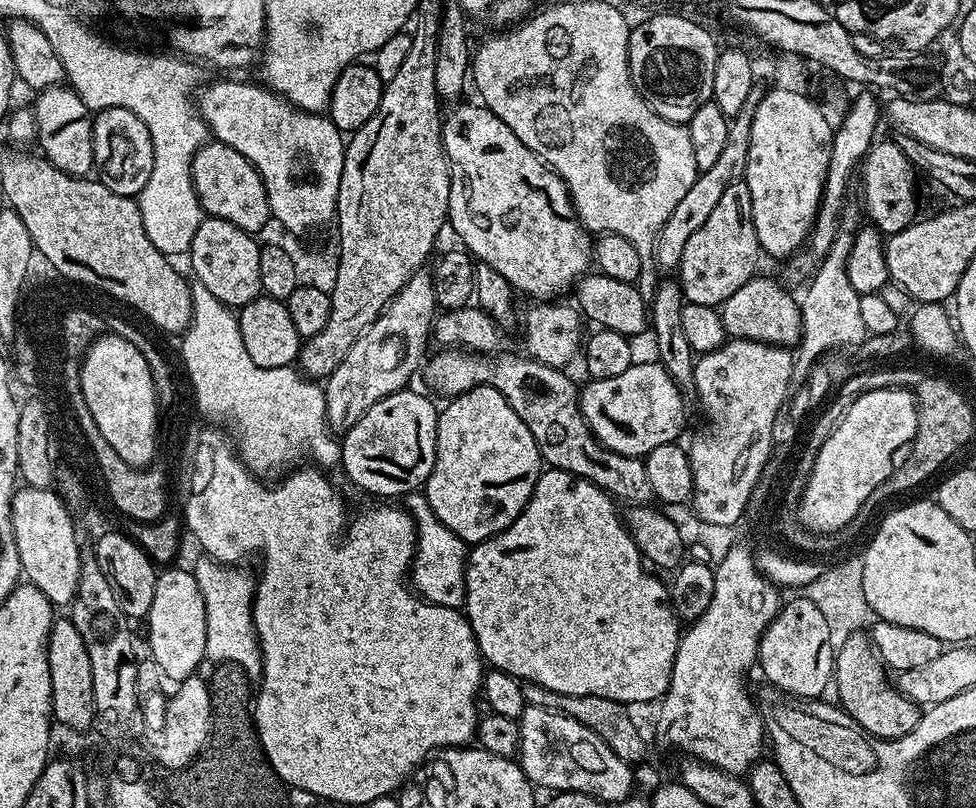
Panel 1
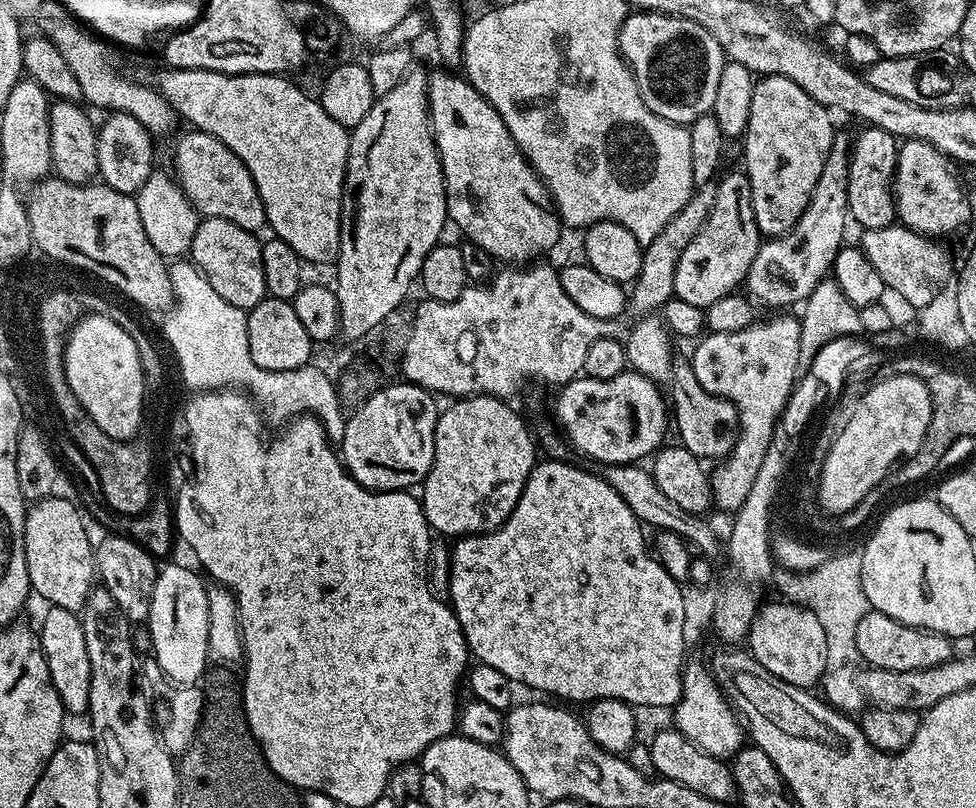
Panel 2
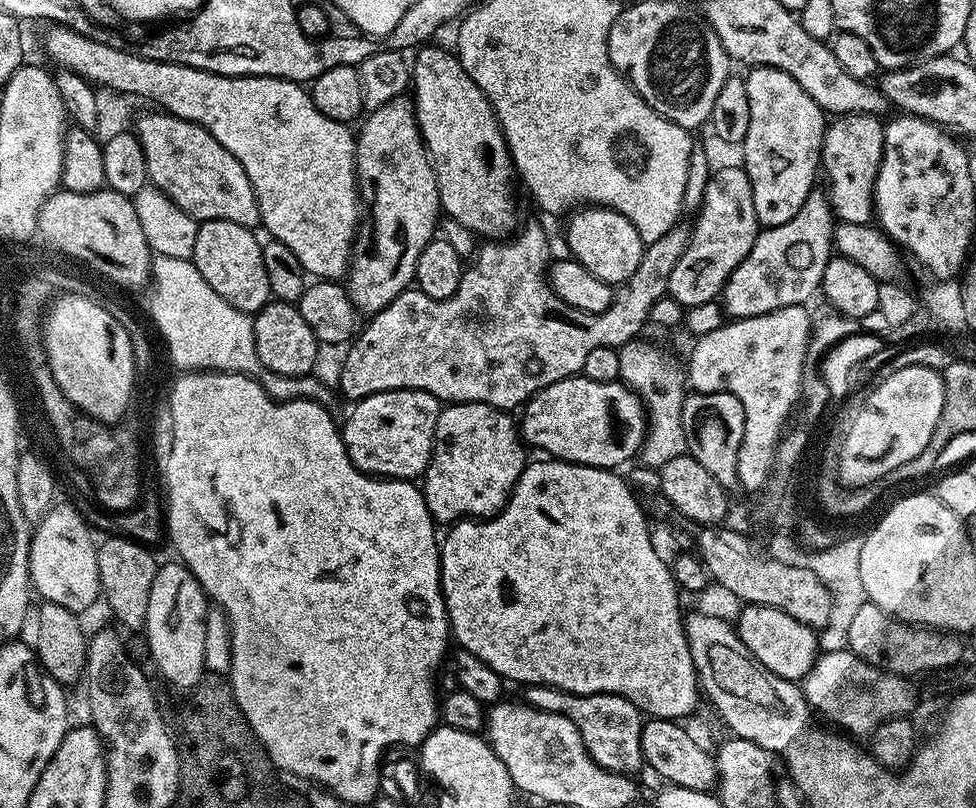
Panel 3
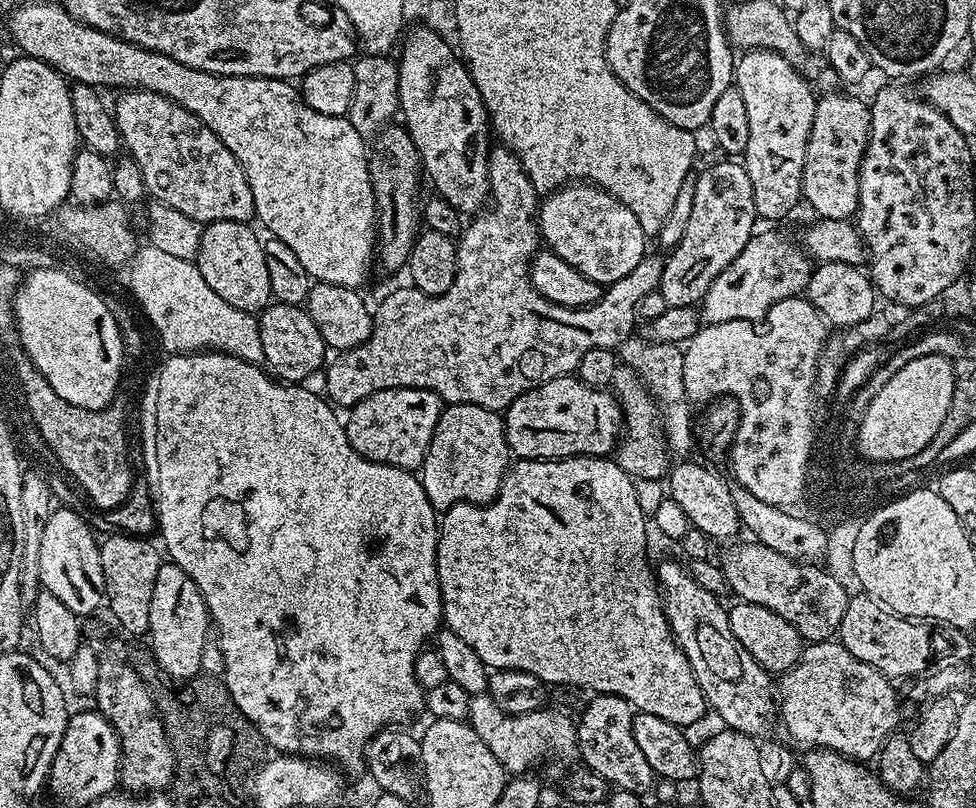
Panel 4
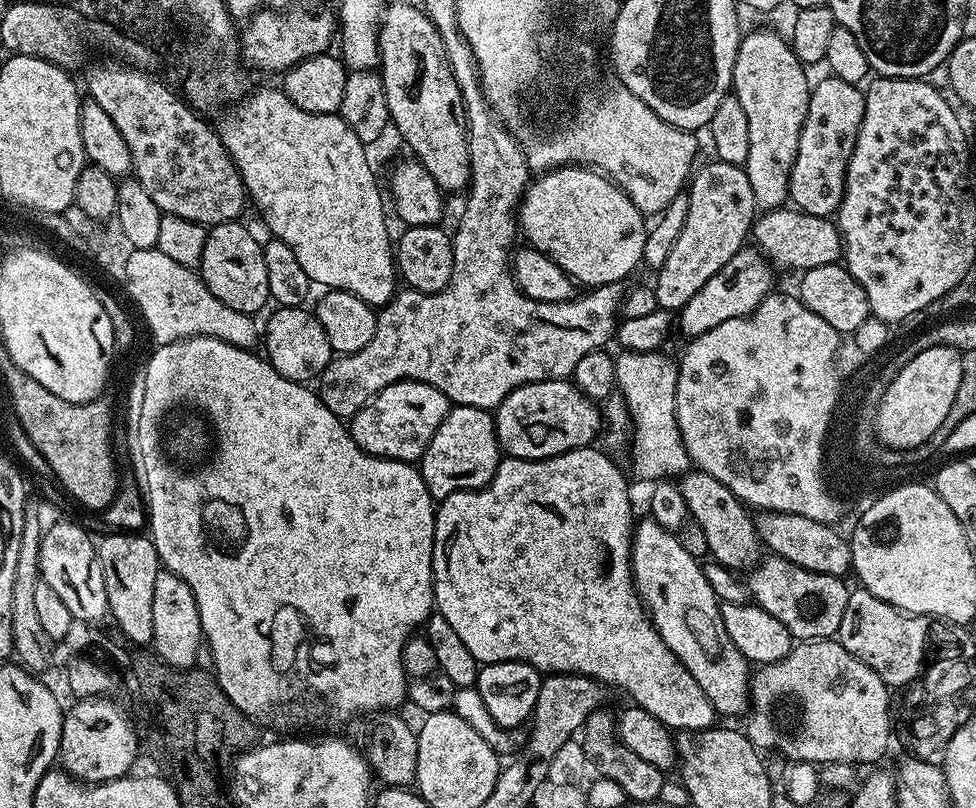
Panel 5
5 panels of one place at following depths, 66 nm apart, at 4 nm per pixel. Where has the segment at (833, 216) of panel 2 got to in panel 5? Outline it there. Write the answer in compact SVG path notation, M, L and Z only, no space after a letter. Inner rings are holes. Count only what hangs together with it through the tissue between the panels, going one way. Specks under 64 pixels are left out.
M745 246L686 302L678 312L678 328L685 332L685 337L691 338L706 334L706 330L714 330L722 322L730 318L742 318L749 316L760 305L762 298L766 298L773 291L772 275L774 269L755 247Z

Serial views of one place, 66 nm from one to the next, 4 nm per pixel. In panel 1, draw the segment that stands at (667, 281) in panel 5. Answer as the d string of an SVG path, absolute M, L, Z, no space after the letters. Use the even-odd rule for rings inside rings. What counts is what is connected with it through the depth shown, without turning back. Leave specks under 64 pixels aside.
M743 179L734 181L730 186L726 186L726 191L722 194L718 206L714 206L714 211L710 213L710 218L706 218L704 225L699 228L686 242L686 250L682 250L682 262L678 269L678 283L683 292L683 299L690 304L698 306L710 306L716 308L734 294L734 290L746 286L753 276L757 275L762 257L762 249L758 242L758 234L754 230L754 218L752 217L752 207L750 206L750 190Z

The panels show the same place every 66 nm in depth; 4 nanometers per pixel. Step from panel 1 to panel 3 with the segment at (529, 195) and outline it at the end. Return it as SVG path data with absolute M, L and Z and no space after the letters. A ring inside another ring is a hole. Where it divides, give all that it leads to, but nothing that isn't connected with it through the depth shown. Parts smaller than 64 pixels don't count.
M421 47L415 53L416 61L411 61L410 100L420 127L420 137L424 139L424 148L432 159L440 207L447 219L462 222L462 226L475 232L477 237L503 237L517 227L516 204L512 201L512 188L508 185L514 180L514 169L508 143L504 141L504 132L496 121L492 103L484 97L483 90L470 78L470 74L466 74L466 70L460 65L459 55L452 53L451 56L444 48L432 47Z

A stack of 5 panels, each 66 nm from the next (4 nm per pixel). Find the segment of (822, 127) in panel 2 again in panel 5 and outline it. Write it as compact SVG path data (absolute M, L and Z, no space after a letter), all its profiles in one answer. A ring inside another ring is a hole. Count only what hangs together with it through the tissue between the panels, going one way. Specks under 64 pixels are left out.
M752 32L743 37L732 71L731 91L742 102L750 122L750 154L743 164L750 178L757 209L785 207L788 178L798 154L798 138L808 109L810 79L805 65L794 54L791 43L776 32Z

